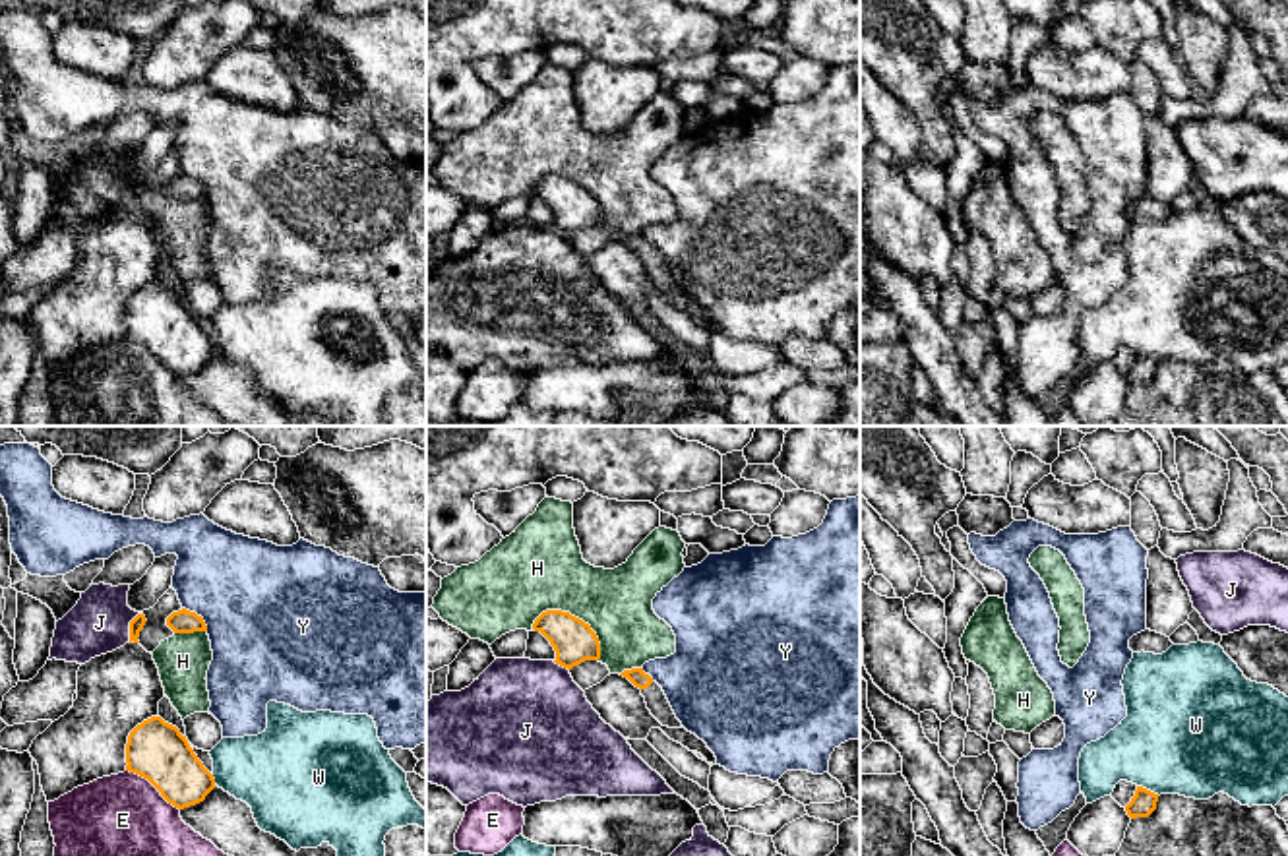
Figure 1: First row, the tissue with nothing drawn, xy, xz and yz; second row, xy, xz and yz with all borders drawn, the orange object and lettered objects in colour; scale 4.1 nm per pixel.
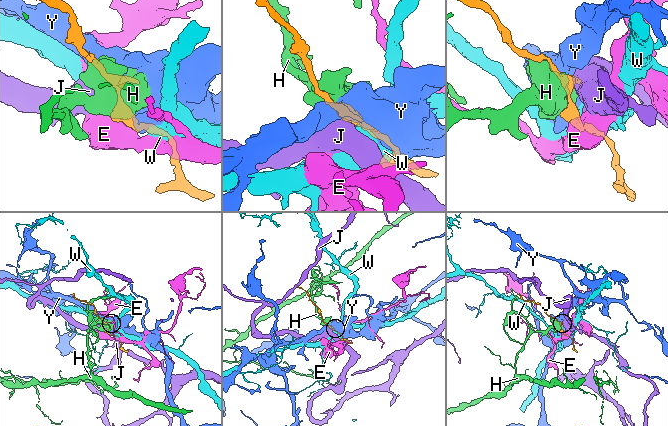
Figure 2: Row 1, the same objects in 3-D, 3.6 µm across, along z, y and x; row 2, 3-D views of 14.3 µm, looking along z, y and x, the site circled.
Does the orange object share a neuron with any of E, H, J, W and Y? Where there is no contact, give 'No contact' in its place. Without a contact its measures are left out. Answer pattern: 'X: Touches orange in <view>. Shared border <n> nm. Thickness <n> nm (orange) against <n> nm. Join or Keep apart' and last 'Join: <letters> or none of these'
E: Touches orange in xy. Shared border 280 nm. Thickness 240 nm (orange) against 480 nm. Keep apart
H: Touches orange in xz. Shared border 320 nm. Thickness 180 nm (orange) against 340 nm. Keep apart
J: Touches orange in xy. Shared border 140 nm. Thickness 60 nm (orange) against 240 nm. Keep apart
W: Touches orange in yz. Shared border 100 nm. Thickness 100 nm (orange) against 460 nm. Keep apart
Y: Touches orange in xy. Shared border 150 nm. Thickness 100 nm (orange) against 460 nm. Keep apart
Join: none of these

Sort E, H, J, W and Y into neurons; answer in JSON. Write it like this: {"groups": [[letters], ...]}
{"groups": [["E"], ["H"], ["J"], ["W"], ["Y"]]}

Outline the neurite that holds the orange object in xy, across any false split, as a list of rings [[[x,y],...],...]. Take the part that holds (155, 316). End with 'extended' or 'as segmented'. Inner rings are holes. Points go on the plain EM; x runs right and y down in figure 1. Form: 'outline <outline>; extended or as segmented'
outline [[[161,283],[138,290],[126,310],[126,337],[147,345],[178,376],[196,372],[215,354],[186,302]]]; as segmented

